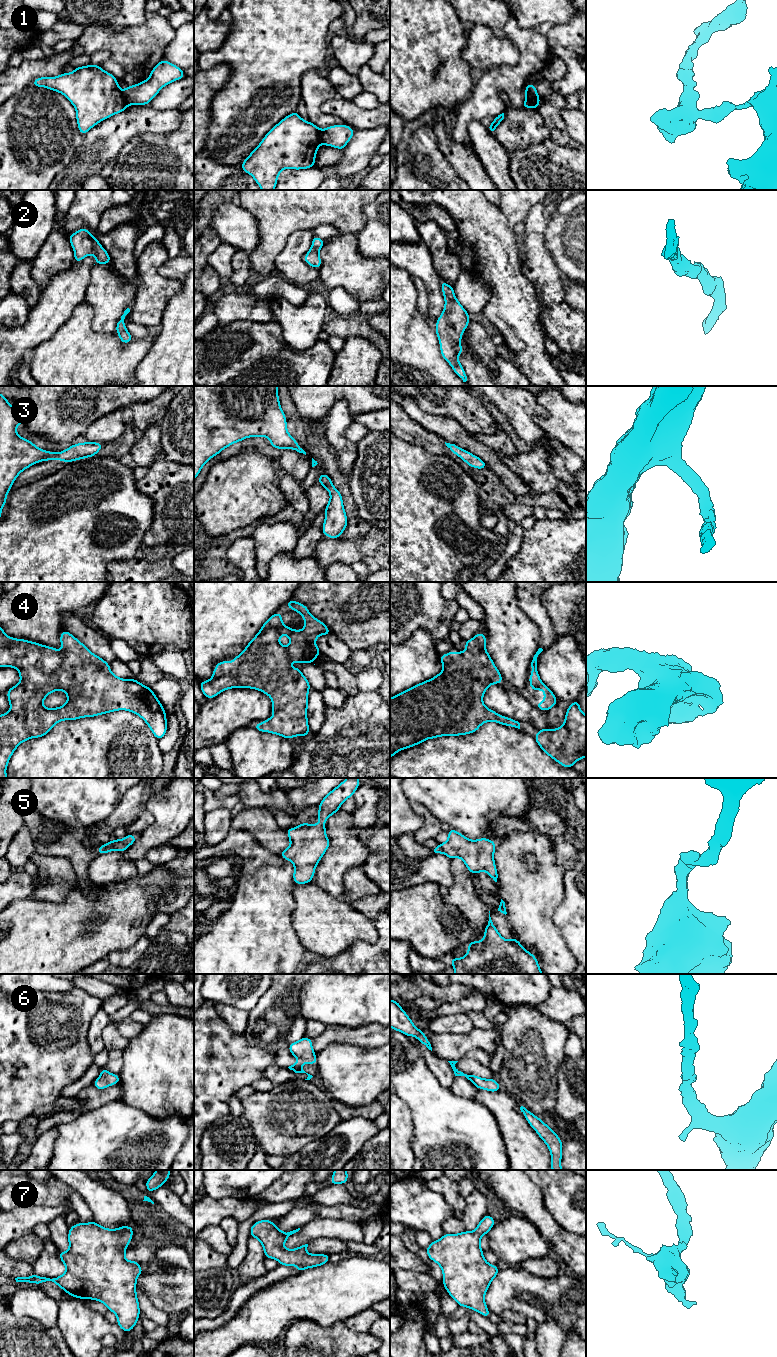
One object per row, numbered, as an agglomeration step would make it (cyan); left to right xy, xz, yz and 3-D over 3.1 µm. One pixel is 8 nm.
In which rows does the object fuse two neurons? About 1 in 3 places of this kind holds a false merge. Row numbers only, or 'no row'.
1

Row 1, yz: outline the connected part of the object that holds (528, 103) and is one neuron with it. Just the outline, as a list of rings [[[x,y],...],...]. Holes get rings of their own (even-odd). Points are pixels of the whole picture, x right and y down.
[[[526,97],[526,99],[525,99],[525,101],[524,101],[523,105],[522,105],[522,107],[523,108],[533,108],[533,109],[537,110],[538,106],[539,106],[539,103],[540,103],[540,100],[541,99],[539,99],[539,100],[533,100],[531,98]]]

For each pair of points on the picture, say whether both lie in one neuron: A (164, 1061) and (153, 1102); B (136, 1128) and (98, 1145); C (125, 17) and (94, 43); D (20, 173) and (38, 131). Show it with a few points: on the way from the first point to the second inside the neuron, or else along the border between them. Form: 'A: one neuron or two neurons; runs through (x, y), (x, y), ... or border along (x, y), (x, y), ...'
A: one neuron; runs through (164, 1071), (158, 1081), (158, 1092)
B: one neuron; runs through (127, 1135), (115, 1145), (107, 1145)
C: two neurons; border along (109, 26), (86, 27)
D: one neuron; runs through (23, 163), (24, 145), (28, 141)

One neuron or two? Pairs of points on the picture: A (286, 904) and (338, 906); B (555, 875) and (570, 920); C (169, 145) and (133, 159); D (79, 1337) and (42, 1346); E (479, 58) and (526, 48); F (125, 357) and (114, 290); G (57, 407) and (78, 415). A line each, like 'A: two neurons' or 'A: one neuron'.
A: two neurons
B: two neurons
C: one neuron
D: two neurons
E: two neurons
F: two neurons
G: one neuron

